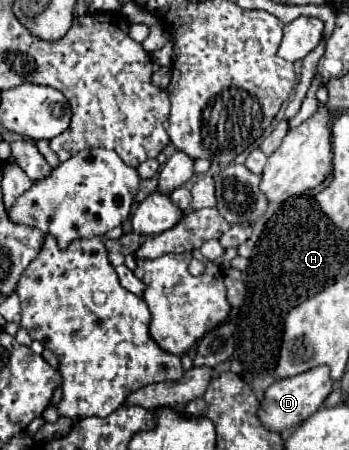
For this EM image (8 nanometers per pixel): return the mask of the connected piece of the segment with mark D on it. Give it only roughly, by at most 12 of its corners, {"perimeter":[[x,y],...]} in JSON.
{"perimeter":[[327,366],[277,380],[257,416],[283,434],[323,406]]}

